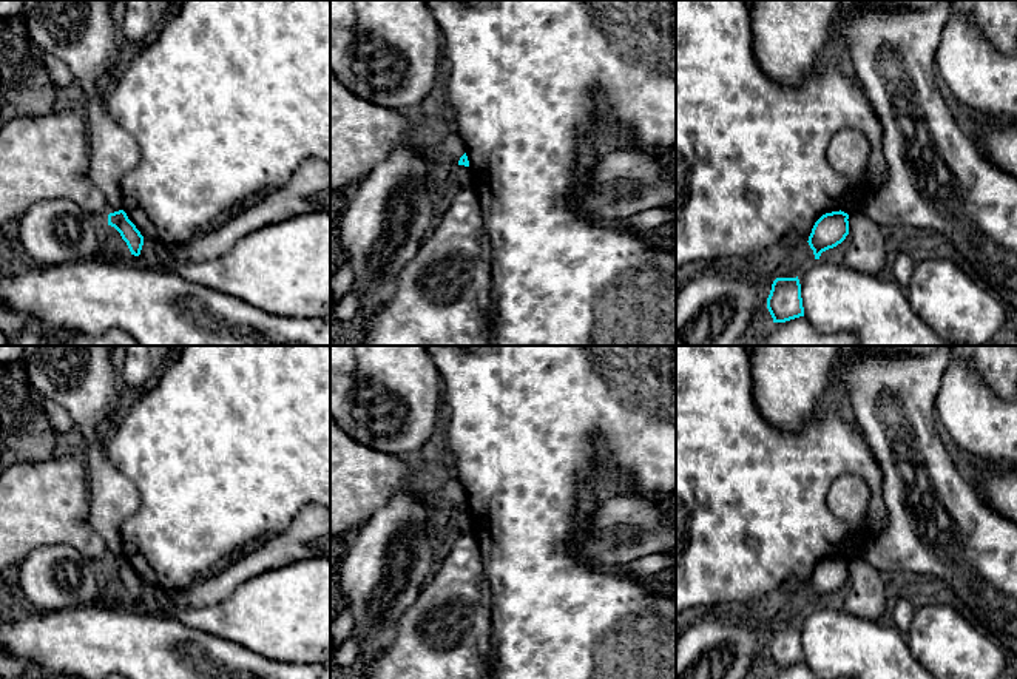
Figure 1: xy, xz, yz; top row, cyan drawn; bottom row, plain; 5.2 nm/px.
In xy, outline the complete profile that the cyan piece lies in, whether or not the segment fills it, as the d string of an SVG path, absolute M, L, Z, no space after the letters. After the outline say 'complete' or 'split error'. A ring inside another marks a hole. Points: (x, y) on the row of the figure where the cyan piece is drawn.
M123 210L110 213L108 225L114 227L120 233L120 236L127 242L131 255L134 255L134 256L140 255L140 250L144 245L144 236L136 228L136 225L128 219L128 216Z; complete

